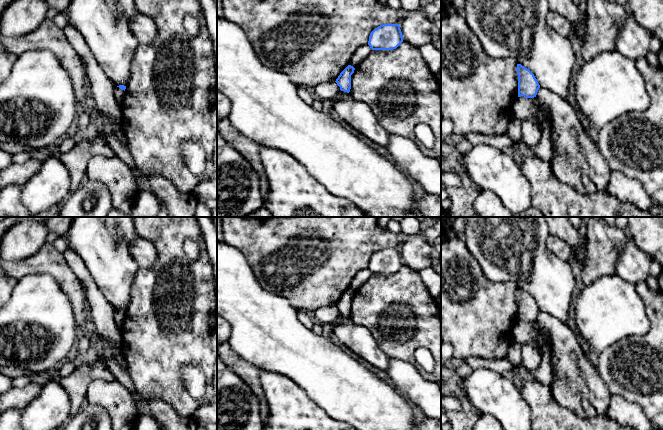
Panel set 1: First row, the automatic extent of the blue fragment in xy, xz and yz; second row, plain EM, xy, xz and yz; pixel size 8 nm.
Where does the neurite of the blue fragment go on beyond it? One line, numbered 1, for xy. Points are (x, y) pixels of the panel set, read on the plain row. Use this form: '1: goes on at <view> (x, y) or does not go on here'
1: does not go on here

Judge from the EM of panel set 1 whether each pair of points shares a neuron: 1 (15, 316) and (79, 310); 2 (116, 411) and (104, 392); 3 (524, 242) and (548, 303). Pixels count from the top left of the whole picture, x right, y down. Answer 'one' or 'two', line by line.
1: two
2: one
3: one

